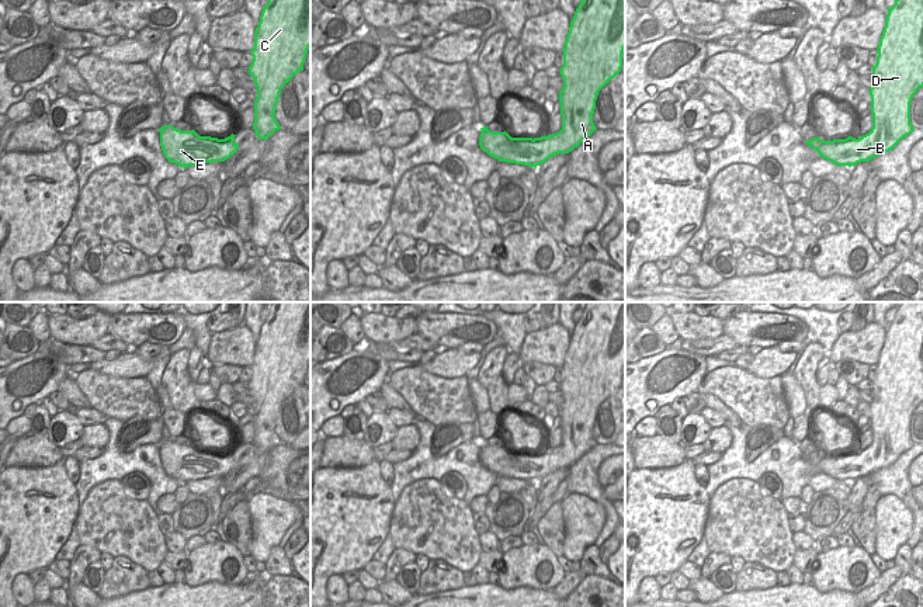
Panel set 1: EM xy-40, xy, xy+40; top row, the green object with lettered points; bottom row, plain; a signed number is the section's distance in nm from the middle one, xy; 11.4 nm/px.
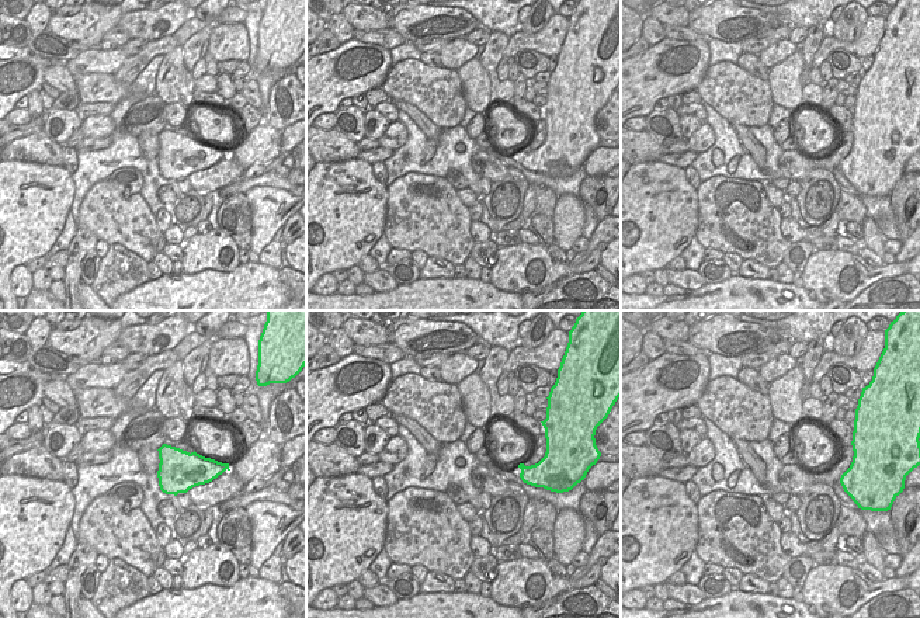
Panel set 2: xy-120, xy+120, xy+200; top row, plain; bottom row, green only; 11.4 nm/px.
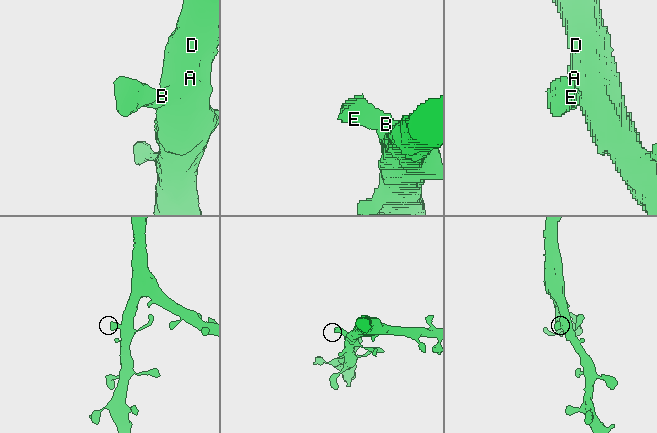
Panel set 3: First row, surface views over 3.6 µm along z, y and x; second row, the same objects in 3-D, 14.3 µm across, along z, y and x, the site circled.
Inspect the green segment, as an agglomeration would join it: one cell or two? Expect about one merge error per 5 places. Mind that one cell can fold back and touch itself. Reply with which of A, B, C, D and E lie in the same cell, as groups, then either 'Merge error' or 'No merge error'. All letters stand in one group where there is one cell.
Groups: A B C D E. No merge error

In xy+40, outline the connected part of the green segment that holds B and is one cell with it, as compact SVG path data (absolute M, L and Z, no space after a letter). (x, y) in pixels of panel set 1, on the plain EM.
M898 302L879 353L870 403L872 443L856 454L805 455L836 481L856 481L892 465L915 443L910 417L923 402L923 302Z

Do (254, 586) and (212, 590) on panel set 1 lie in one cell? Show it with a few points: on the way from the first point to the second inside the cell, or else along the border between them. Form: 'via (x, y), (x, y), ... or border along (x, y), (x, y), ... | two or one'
via (245, 592), (222, 592) | one

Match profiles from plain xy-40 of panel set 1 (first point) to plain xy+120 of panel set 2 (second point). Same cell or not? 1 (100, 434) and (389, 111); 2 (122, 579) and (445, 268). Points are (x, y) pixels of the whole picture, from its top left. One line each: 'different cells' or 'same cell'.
1: different cells
2: same cell

